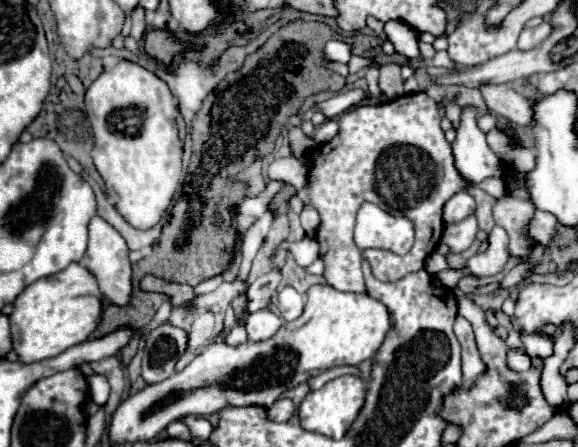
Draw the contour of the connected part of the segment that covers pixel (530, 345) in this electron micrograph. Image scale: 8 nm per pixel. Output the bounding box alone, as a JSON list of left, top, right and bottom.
[520,332,553,359]

